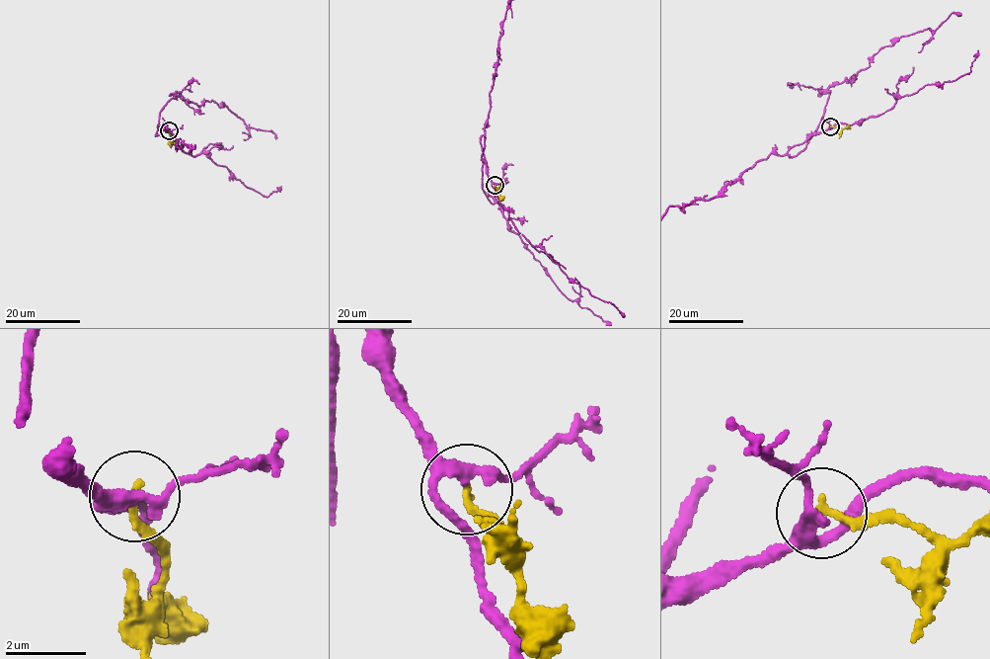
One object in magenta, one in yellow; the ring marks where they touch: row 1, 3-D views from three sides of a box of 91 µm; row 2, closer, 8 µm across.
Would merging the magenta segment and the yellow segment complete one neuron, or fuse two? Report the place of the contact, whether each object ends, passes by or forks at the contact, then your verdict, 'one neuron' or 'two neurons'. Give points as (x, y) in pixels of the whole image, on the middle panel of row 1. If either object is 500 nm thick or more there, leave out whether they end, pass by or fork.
at (494, 185); magenta forks there; yellow ends there; two neurons

